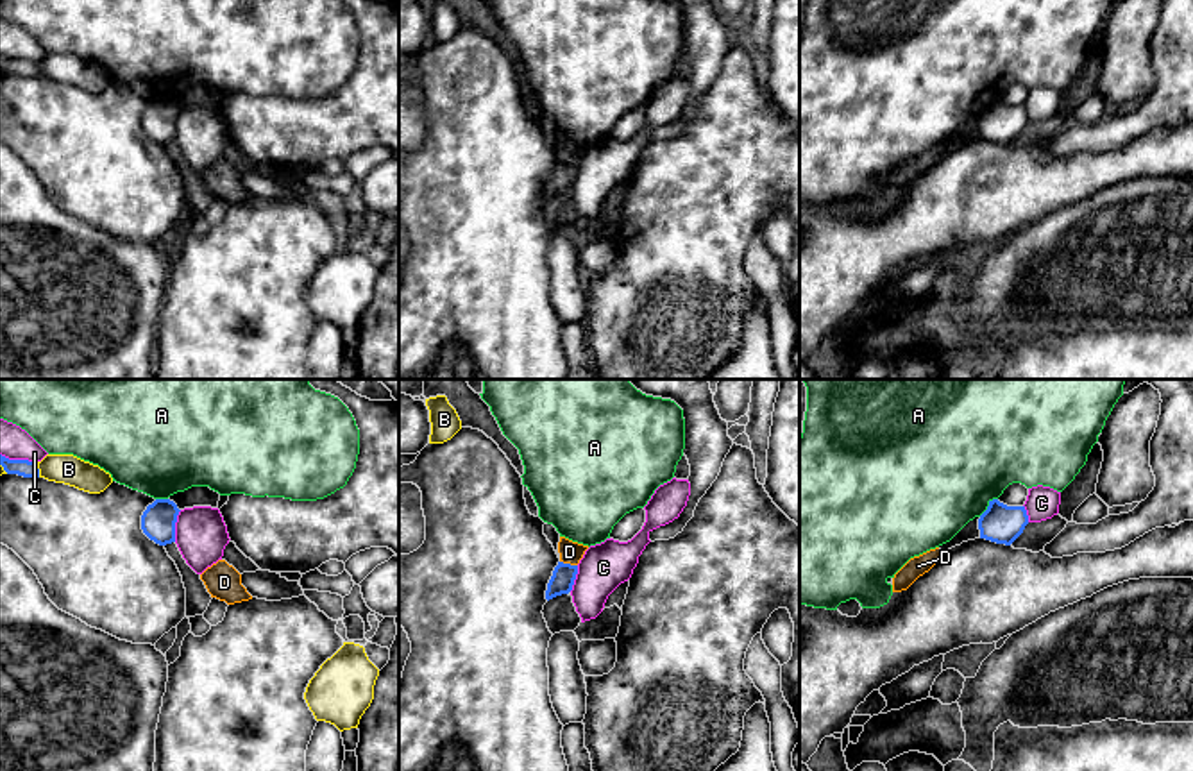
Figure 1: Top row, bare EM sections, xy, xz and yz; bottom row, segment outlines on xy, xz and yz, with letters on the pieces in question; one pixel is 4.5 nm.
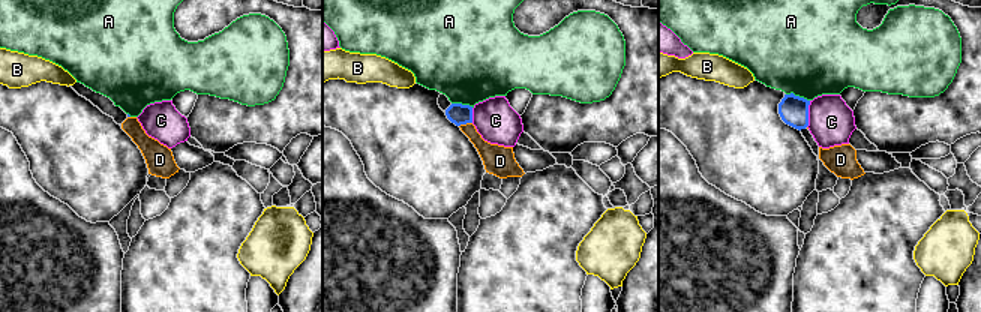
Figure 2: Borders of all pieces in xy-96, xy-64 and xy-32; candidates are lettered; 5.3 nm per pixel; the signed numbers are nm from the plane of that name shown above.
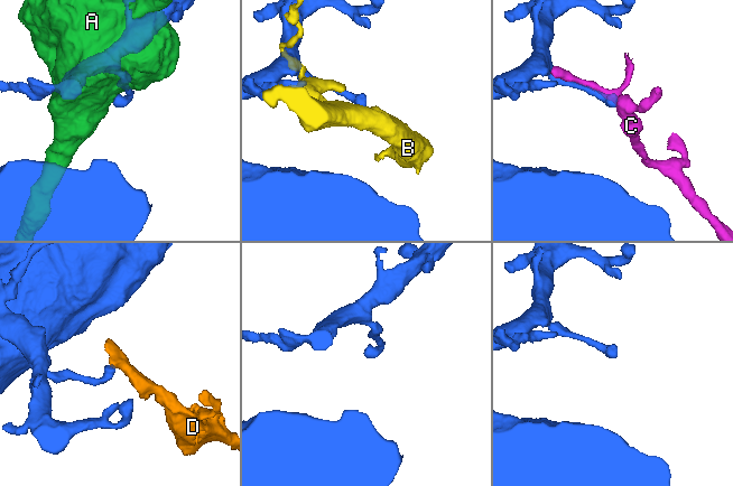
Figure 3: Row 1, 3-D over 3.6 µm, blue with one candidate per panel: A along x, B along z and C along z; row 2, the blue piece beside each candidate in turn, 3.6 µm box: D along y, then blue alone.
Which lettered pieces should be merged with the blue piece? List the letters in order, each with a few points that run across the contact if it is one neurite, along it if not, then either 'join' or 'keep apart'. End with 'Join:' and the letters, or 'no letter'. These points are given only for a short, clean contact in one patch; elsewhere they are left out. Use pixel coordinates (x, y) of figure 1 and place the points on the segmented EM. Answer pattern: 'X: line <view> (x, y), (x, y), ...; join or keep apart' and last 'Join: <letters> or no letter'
A: keep apart
B: keep apart
C: keep apart
D: line xz (560, 560), (576, 566); keep apart
Join: no letter

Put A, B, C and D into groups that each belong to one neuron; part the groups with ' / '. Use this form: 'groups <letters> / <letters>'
groups A / B / C / D

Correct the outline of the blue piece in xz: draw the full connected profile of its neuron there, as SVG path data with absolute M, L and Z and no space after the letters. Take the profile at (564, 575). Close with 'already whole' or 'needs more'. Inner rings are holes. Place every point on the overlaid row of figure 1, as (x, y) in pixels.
M558 562L547 583L546 599L553 599L572 590L578 574L578 565Z | already whole

